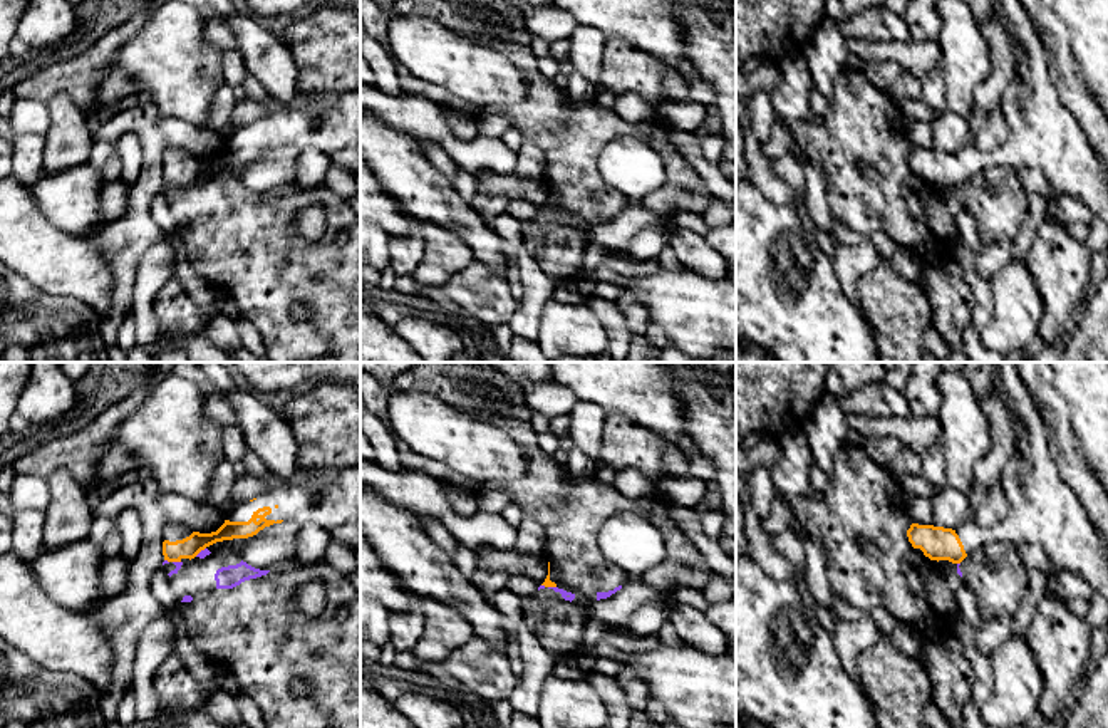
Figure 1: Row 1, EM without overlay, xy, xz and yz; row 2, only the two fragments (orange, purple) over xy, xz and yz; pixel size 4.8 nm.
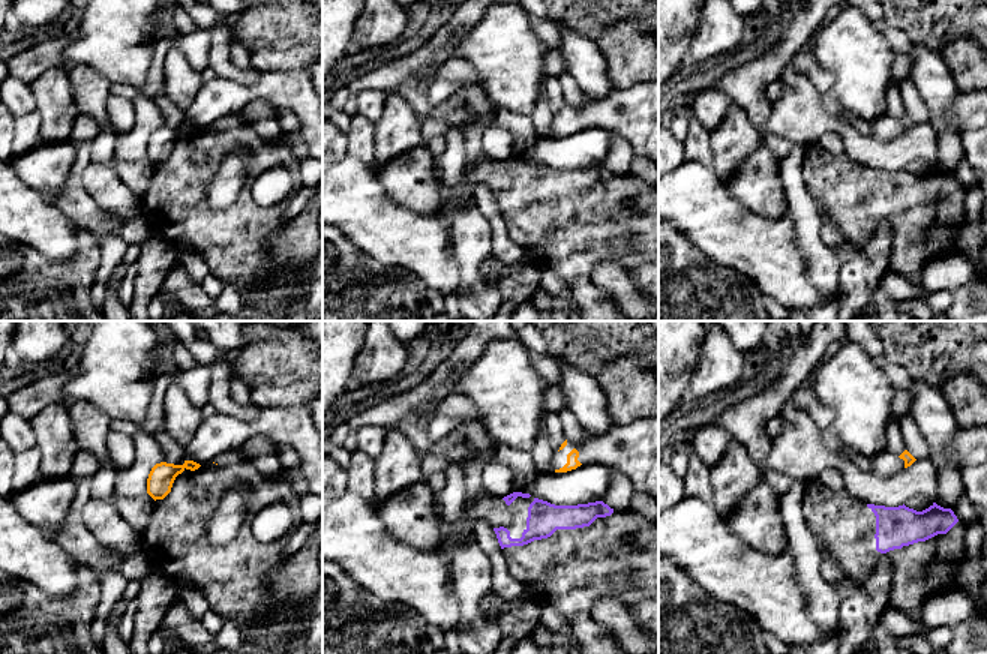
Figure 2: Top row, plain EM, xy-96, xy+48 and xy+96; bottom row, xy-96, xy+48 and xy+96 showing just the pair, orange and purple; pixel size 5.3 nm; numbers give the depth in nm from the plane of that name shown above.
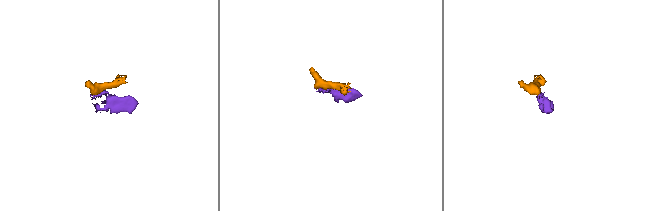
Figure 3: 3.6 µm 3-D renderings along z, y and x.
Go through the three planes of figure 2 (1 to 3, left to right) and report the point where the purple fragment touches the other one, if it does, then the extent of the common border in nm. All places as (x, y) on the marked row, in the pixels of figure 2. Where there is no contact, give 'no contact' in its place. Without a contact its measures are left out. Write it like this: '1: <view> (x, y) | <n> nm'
1: no contact
2: no contact
3: no contact

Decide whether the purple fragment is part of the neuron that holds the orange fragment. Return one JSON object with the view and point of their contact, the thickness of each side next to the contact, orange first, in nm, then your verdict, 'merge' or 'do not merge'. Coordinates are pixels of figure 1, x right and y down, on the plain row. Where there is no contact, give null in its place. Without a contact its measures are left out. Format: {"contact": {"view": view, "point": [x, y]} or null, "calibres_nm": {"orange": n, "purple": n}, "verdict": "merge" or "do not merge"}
{"contact": {"view": "xy", "point": [200, 175]}, "calibres_nm": {"orange": 100, "purple": 40}, "verdict": "do not merge"}

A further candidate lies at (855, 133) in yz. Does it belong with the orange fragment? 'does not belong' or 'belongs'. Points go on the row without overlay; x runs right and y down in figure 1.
does not belong

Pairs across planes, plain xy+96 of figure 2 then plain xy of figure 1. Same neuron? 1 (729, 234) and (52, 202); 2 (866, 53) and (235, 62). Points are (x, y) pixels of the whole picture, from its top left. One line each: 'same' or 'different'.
1: different
2: different

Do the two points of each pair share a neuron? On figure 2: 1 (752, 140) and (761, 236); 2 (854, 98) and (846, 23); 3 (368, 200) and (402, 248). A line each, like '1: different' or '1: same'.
1: different
2: same
3: same

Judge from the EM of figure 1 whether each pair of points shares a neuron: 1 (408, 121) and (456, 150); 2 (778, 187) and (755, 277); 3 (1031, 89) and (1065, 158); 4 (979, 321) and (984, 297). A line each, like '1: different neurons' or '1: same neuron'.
1: same neuron
2: different neurons
3: same neuron
4: same neuron

